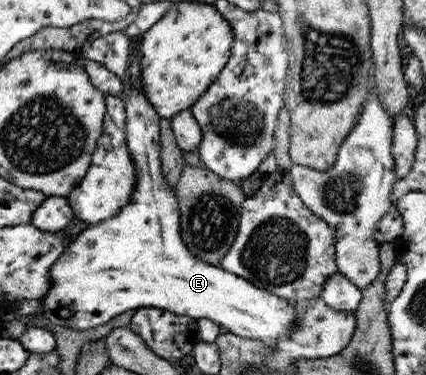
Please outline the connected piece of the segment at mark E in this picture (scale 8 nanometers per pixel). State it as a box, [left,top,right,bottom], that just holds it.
[37,35,299,344]

